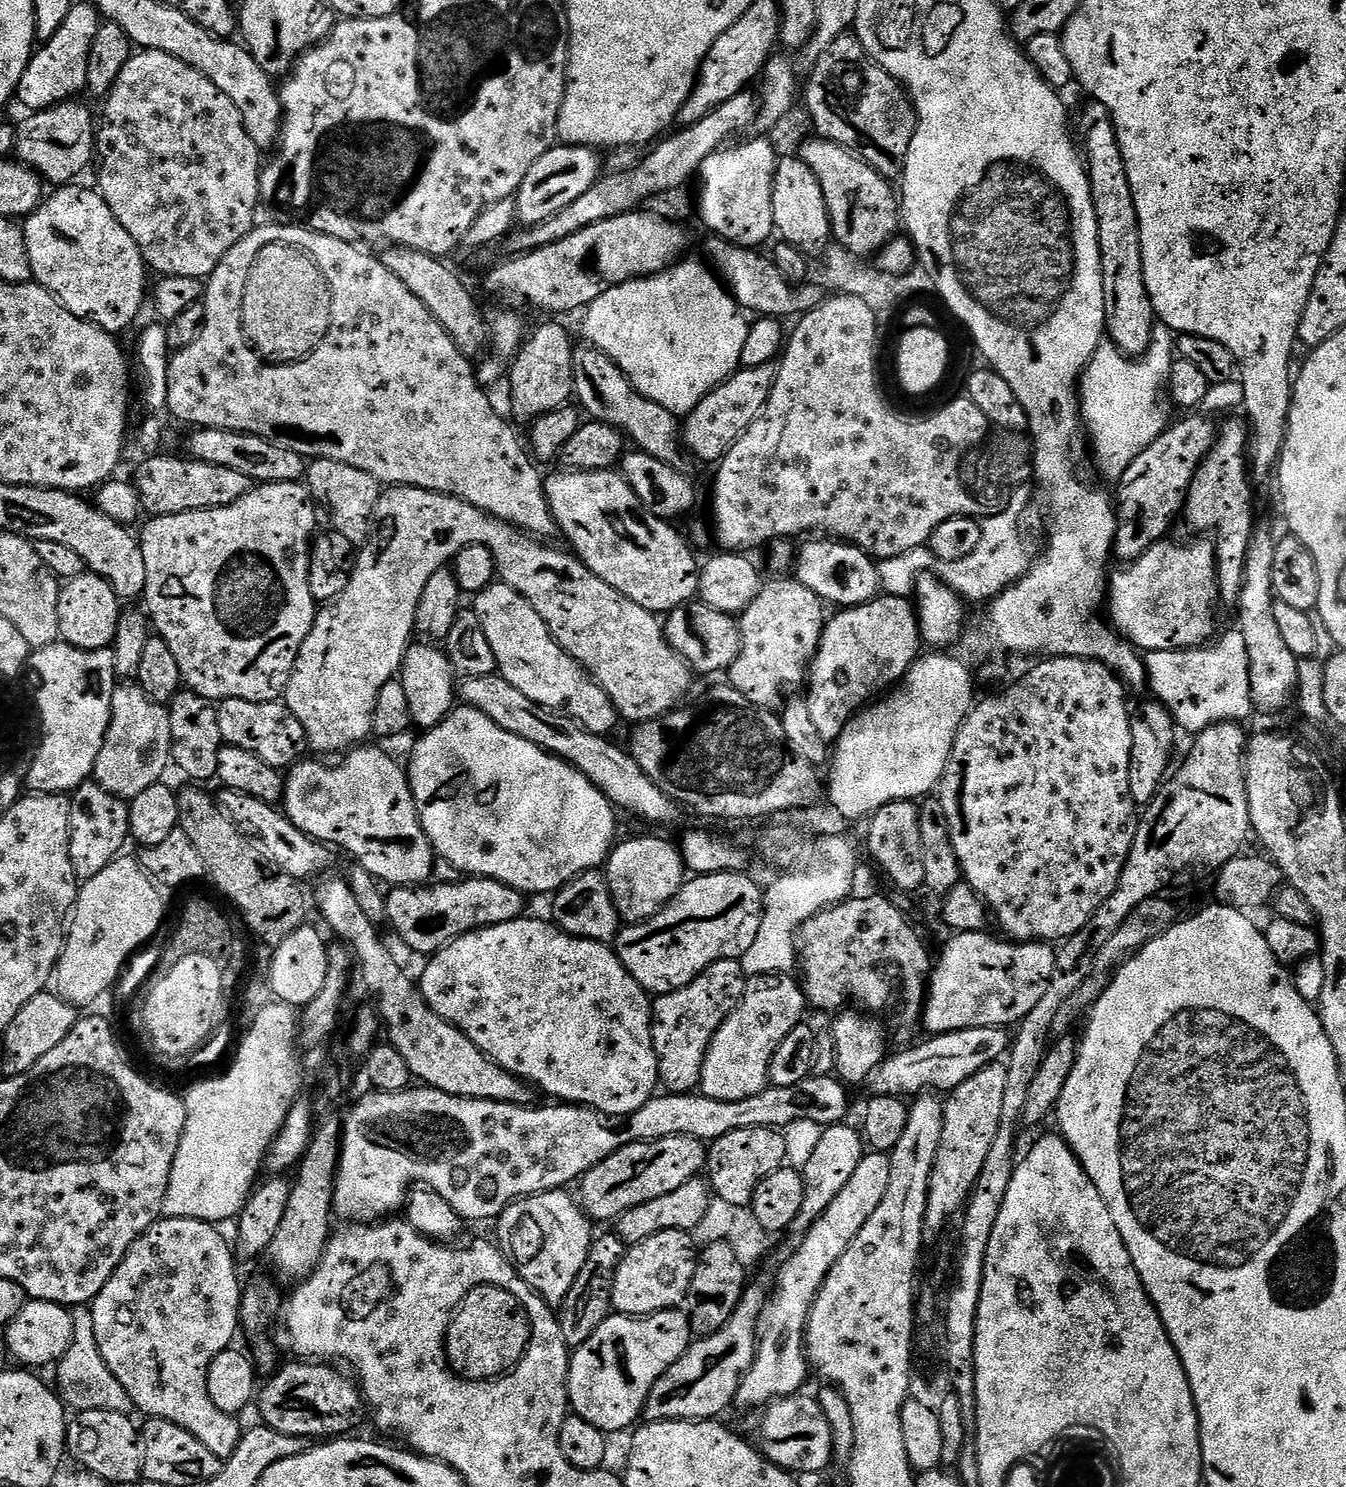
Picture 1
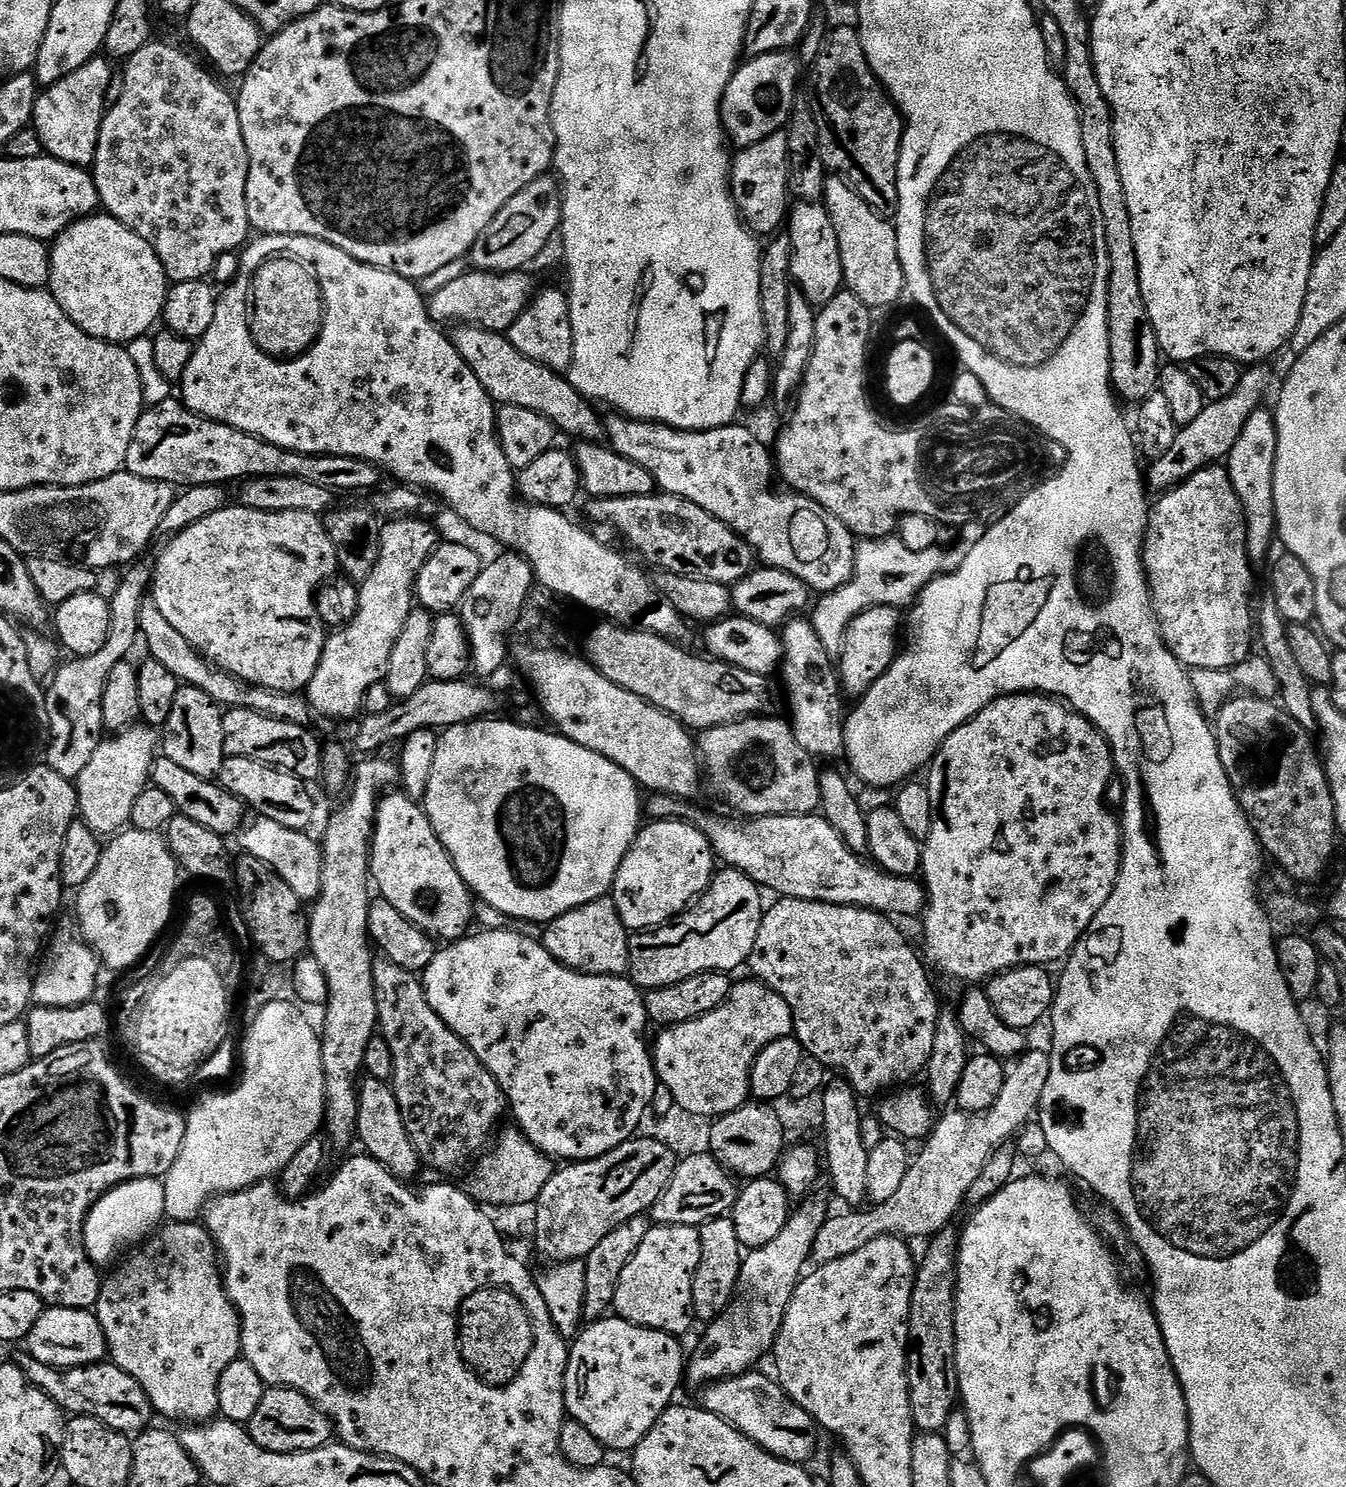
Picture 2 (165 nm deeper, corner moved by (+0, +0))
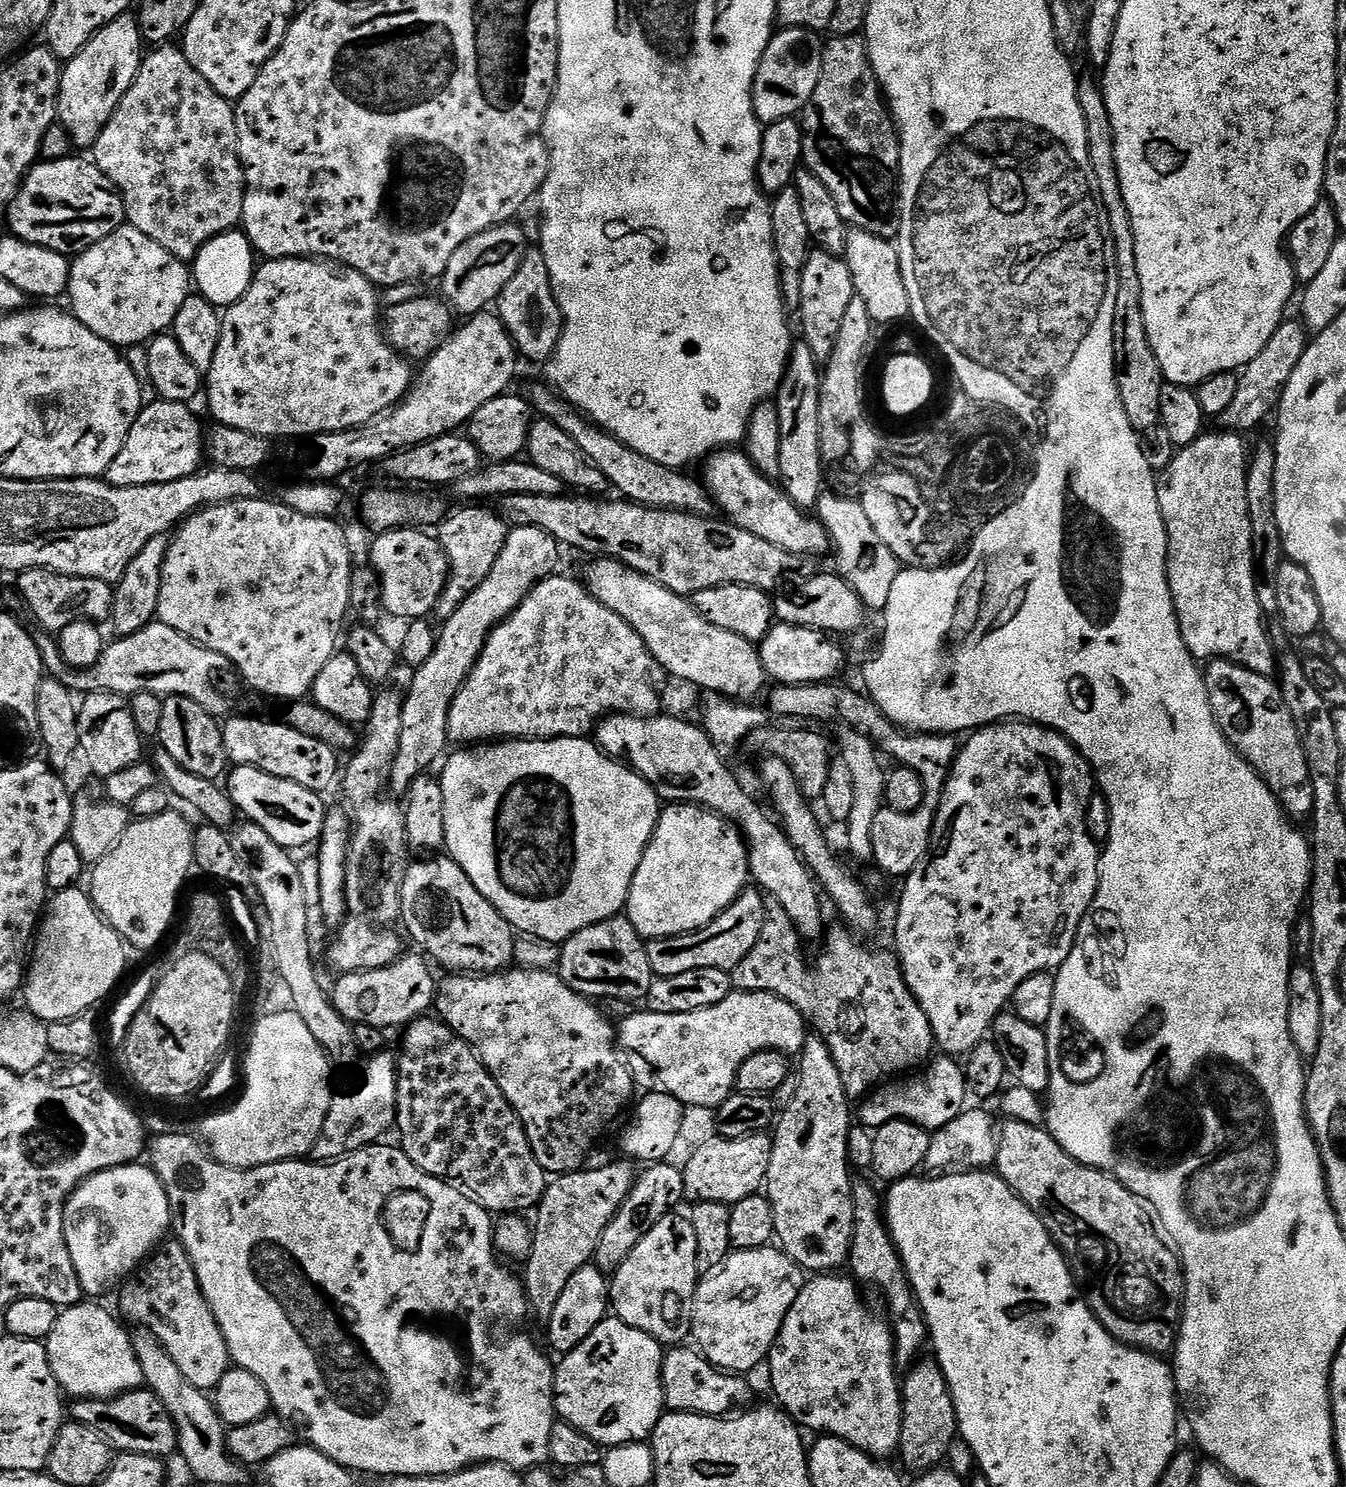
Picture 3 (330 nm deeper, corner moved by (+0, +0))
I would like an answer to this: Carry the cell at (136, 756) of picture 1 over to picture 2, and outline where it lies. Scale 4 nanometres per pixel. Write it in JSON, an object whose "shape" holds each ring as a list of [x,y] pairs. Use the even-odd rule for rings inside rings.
{"shape":[[[133,726],[124,731],[109,735],[100,741],[98,750],[94,750],[94,758],[86,765],[86,770],[74,781],[76,786],[76,802],[78,805],[79,819],[84,821],[90,830],[101,838],[111,838],[121,830],[129,827],[134,801],[144,788],[149,787],[152,775],[152,763],[158,755],[158,736],[151,727]]]}

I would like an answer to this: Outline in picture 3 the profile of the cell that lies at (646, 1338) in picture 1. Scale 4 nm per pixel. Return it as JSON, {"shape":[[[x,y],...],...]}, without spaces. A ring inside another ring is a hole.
{"shape":[[[605,1318],[574,1351],[563,1353],[561,1364],[555,1365],[557,1417],[608,1448],[647,1441],[666,1411],[662,1382],[665,1355],[665,1345],[650,1338],[650,1334],[634,1330],[621,1320]]]}

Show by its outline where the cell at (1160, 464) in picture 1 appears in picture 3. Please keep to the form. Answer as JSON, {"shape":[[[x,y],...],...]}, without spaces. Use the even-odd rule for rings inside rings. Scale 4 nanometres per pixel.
{"shape":[[[1285,319],[1278,330],[1274,330],[1274,338],[1266,342],[1262,354],[1258,354],[1258,358],[1254,358],[1254,362],[1250,362],[1239,373],[1238,395],[1234,398],[1233,405],[1218,417],[1219,423],[1224,423],[1221,425],[1225,429],[1237,434],[1248,434],[1251,428],[1258,427],[1271,412],[1273,415],[1277,411],[1285,386],[1290,382],[1290,374],[1294,374],[1294,366],[1302,362],[1302,354],[1309,343],[1310,333],[1303,323],[1299,319]]]}

